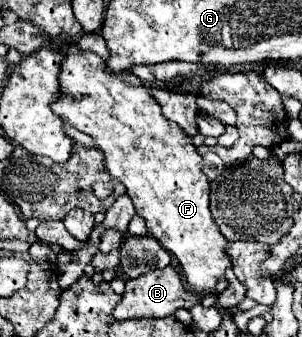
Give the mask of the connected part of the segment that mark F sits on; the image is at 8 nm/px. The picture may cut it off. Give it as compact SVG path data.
M69 44L67 52L65 52L65 56L63 56L63 60L61 60L61 90L59 90L59 92L61 92L61 96L51 104L51 110L53 110L65 124L69 124L69 126L73 126L73 128L77 128L77 130L89 134L89 136L95 140L95 146L97 146L97 148L103 152L103 156L105 156L105 168L109 170L109 174L111 174L113 178L117 178L117 180L121 180L121 182L125 184L127 194L129 194L129 198L133 200L133 204L135 204L135 208L137 208L137 214L145 218L149 232L155 236L155 240L157 240L165 250L173 252L173 256L179 260L187 284L193 286L195 292L203 294L203 302L201 302L201 304L203 304L205 308L215 306L215 302L217 302L215 284L217 284L217 280L225 274L225 270L231 268L231 260L229 260L229 256L225 254L227 240L225 240L225 236L219 234L219 228L217 228L217 224L213 222L211 212L209 212L209 180L207 180L207 176L205 176L203 170L201 170L203 160L201 160L201 156L197 154L197 148L193 146L193 138L189 138L185 132L181 132L179 124L167 120L167 118L161 114L161 106L157 104L157 100L153 100L153 96L149 96L149 90L141 84L141 80L139 80L135 74L131 74L131 72L119 72L119 74L107 72L107 66L105 66L105 60L103 60L103 58L99 58L99 56L97 56L95 52L91 52L91 50L79 50L75 44Z

